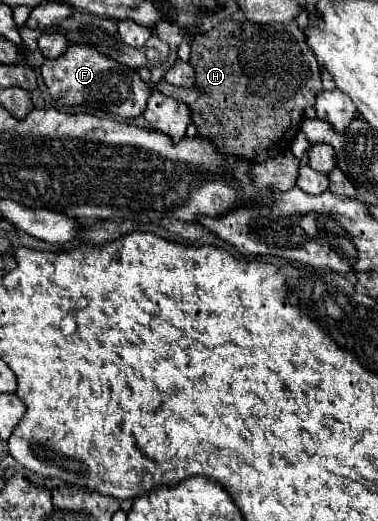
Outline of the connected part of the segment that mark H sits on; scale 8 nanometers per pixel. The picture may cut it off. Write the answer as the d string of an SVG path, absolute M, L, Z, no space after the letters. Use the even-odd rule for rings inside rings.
M221 20L213 28L199 30L191 42L191 66L195 68L193 88L175 88L167 80L161 80L157 86L165 96L173 96L185 102L191 110L191 120L197 126L201 136L217 136L217 146L225 154L239 158L265 162L277 154L291 150L291 142L303 120L303 112L309 106L315 106L315 96L323 90L321 70L315 60L313 50L305 42L303 30L295 22L287 24L253 24L249 20Z

